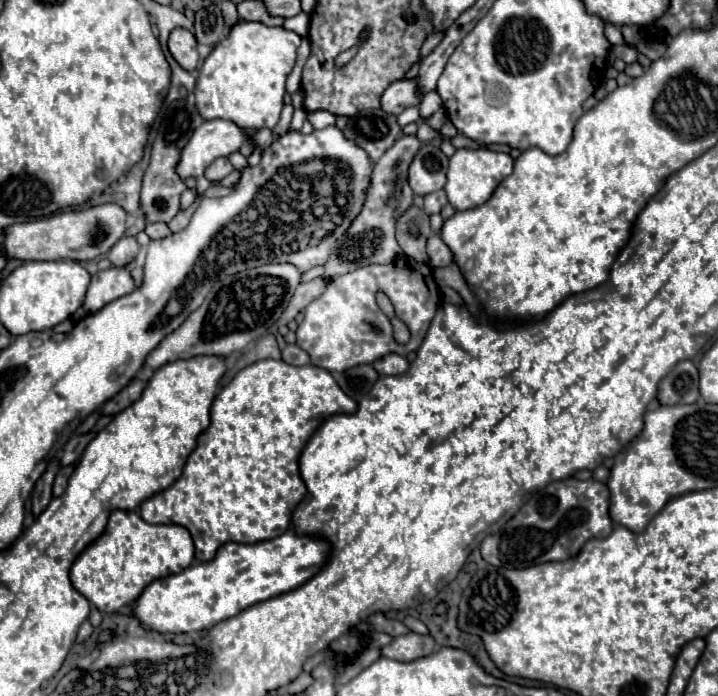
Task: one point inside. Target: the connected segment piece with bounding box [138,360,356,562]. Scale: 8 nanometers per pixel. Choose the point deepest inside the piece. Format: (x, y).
(241, 484)

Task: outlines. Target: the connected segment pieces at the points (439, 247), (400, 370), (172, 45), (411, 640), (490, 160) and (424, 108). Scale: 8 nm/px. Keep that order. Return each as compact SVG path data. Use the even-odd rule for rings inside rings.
M430 236L428 238L426 254L428 254L428 264L432 266L432 270L452 264L452 252L448 250L448 246L442 242L440 236Z
M386 354L384 358L374 362L374 370L380 376L390 376L390 374L404 374L408 370L408 360L398 354Z
M174 28L168 40L168 50L174 56L174 60L186 70L186 72L194 72L200 64L198 58L198 50L196 50L196 38L192 36L190 30L184 28Z
M414 632L406 636L394 638L392 644L382 648L382 656L398 660L398 662L412 662L424 656L430 656L434 652L434 640L432 636L418 636Z
M488 148L456 150L456 154L450 158L448 182L444 186L450 204L456 210L468 210L468 208L476 208L476 206L484 204L492 196L492 192L500 184L500 180L504 180L504 176L508 176L512 172L512 166L514 166L514 160L506 152L494 152Z
M432 90L432 92L428 92L428 94L422 98L422 104L420 104L420 116L422 116L422 118L428 118L430 114L434 114L434 112L440 110L440 108L442 108L442 100L440 100L438 92Z

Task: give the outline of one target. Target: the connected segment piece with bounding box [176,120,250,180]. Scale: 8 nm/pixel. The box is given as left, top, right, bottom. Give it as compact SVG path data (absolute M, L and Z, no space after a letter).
M228 120L202 122L180 152L176 174L182 180L190 176L202 176L214 158L230 156L232 152L240 150L244 138L250 138L250 134L240 132L240 128Z

